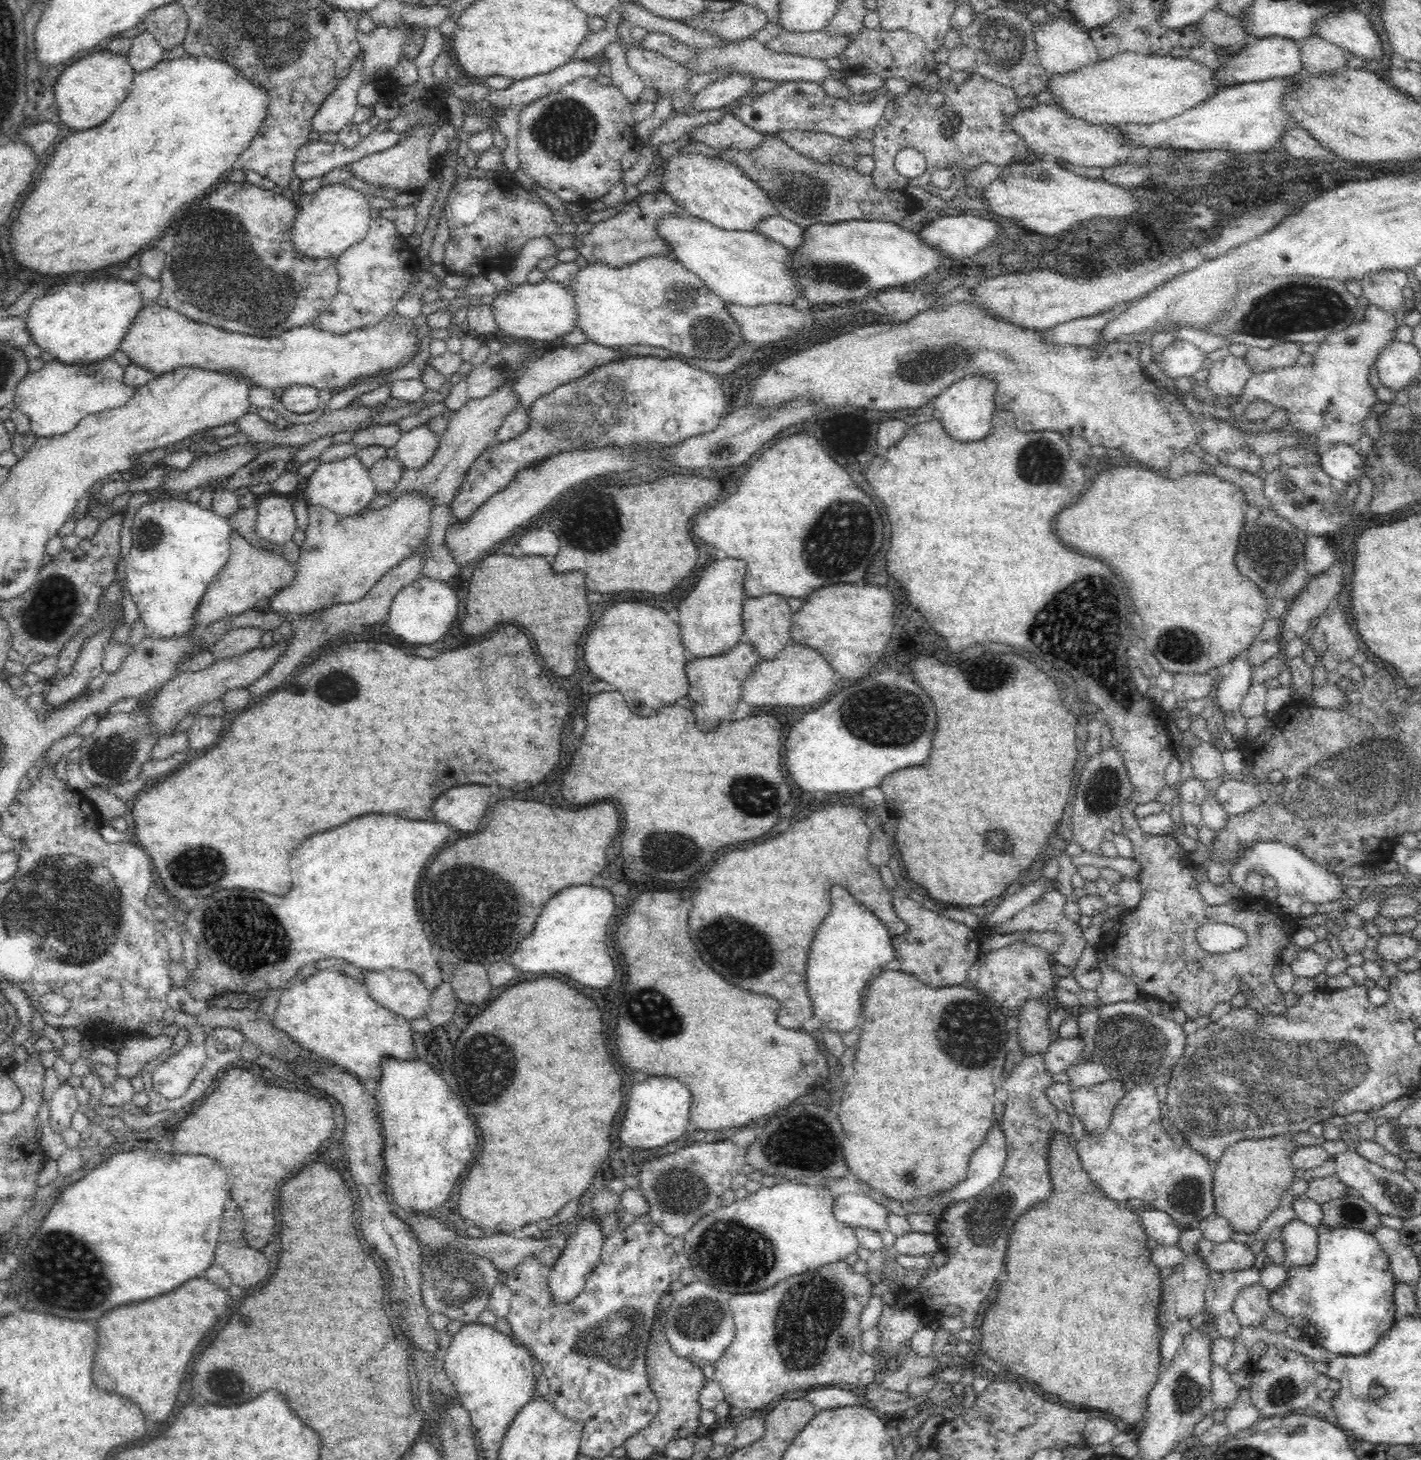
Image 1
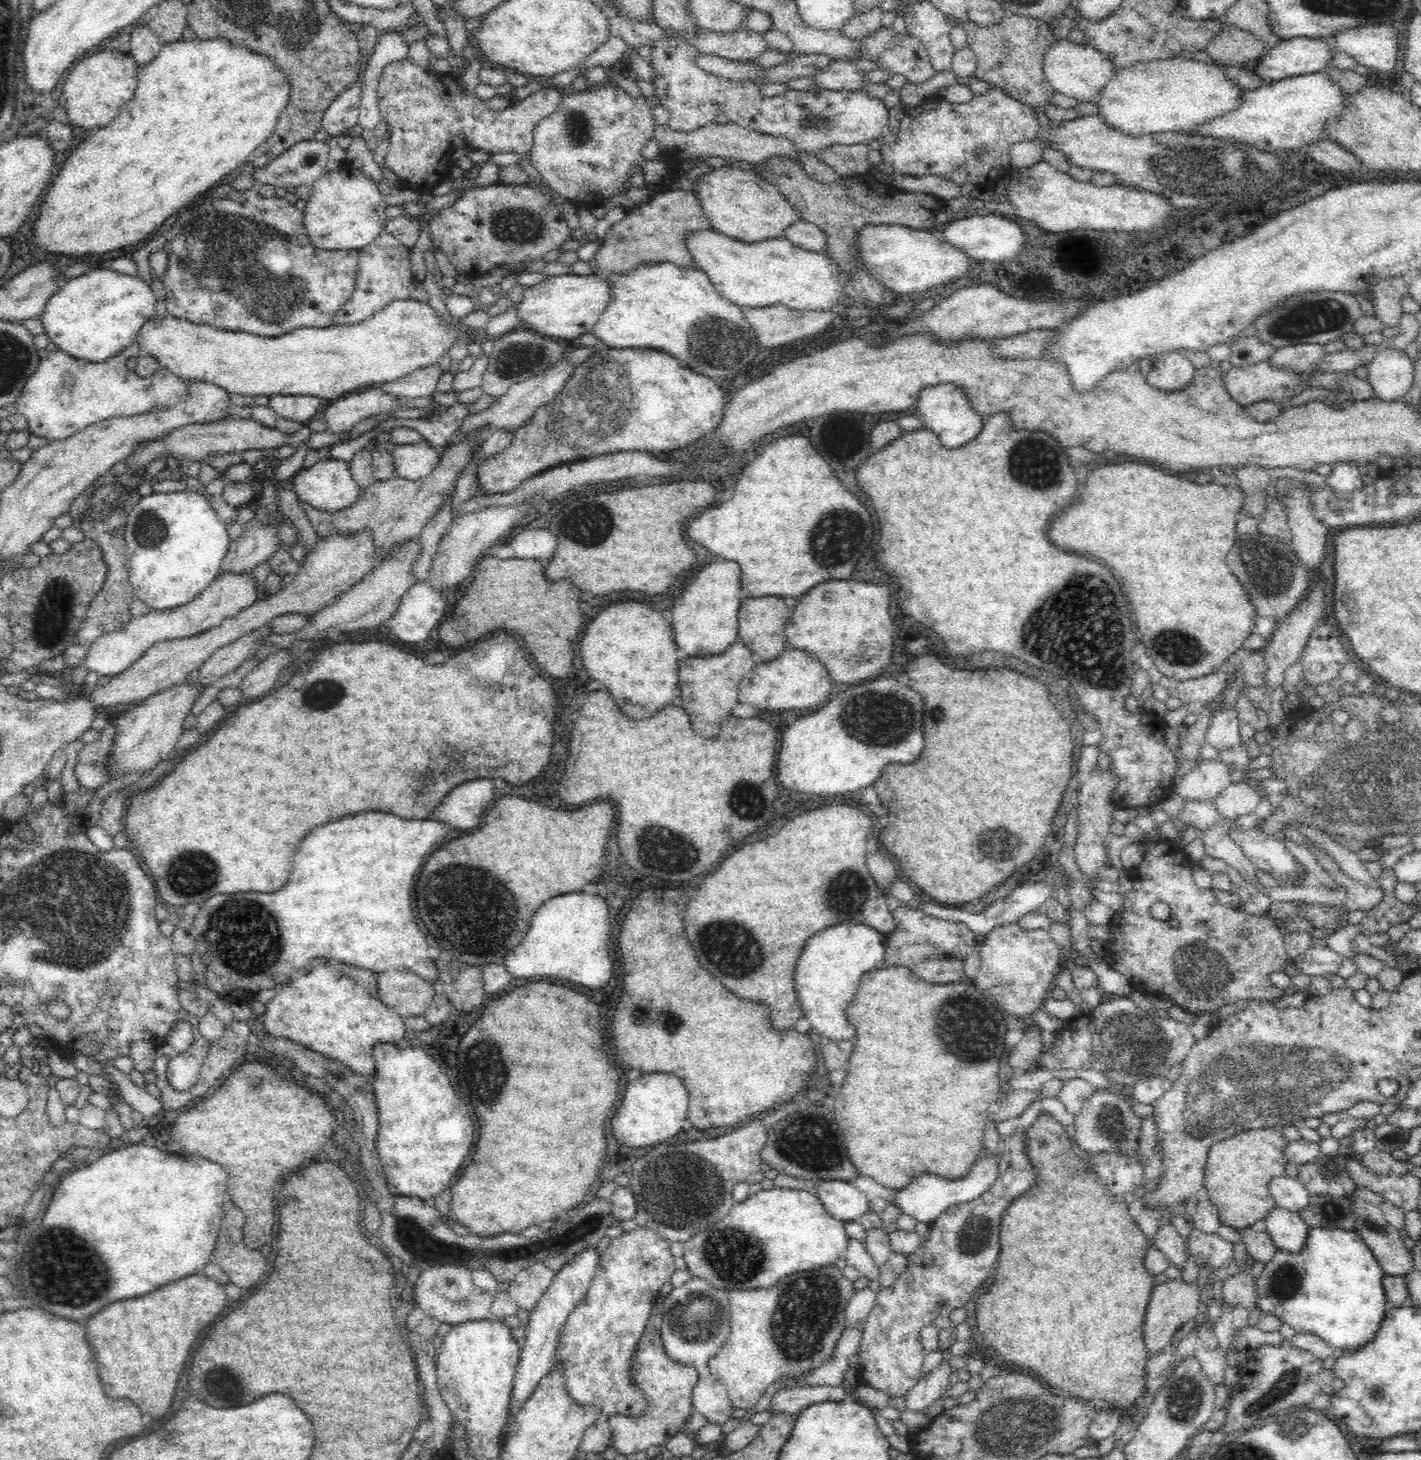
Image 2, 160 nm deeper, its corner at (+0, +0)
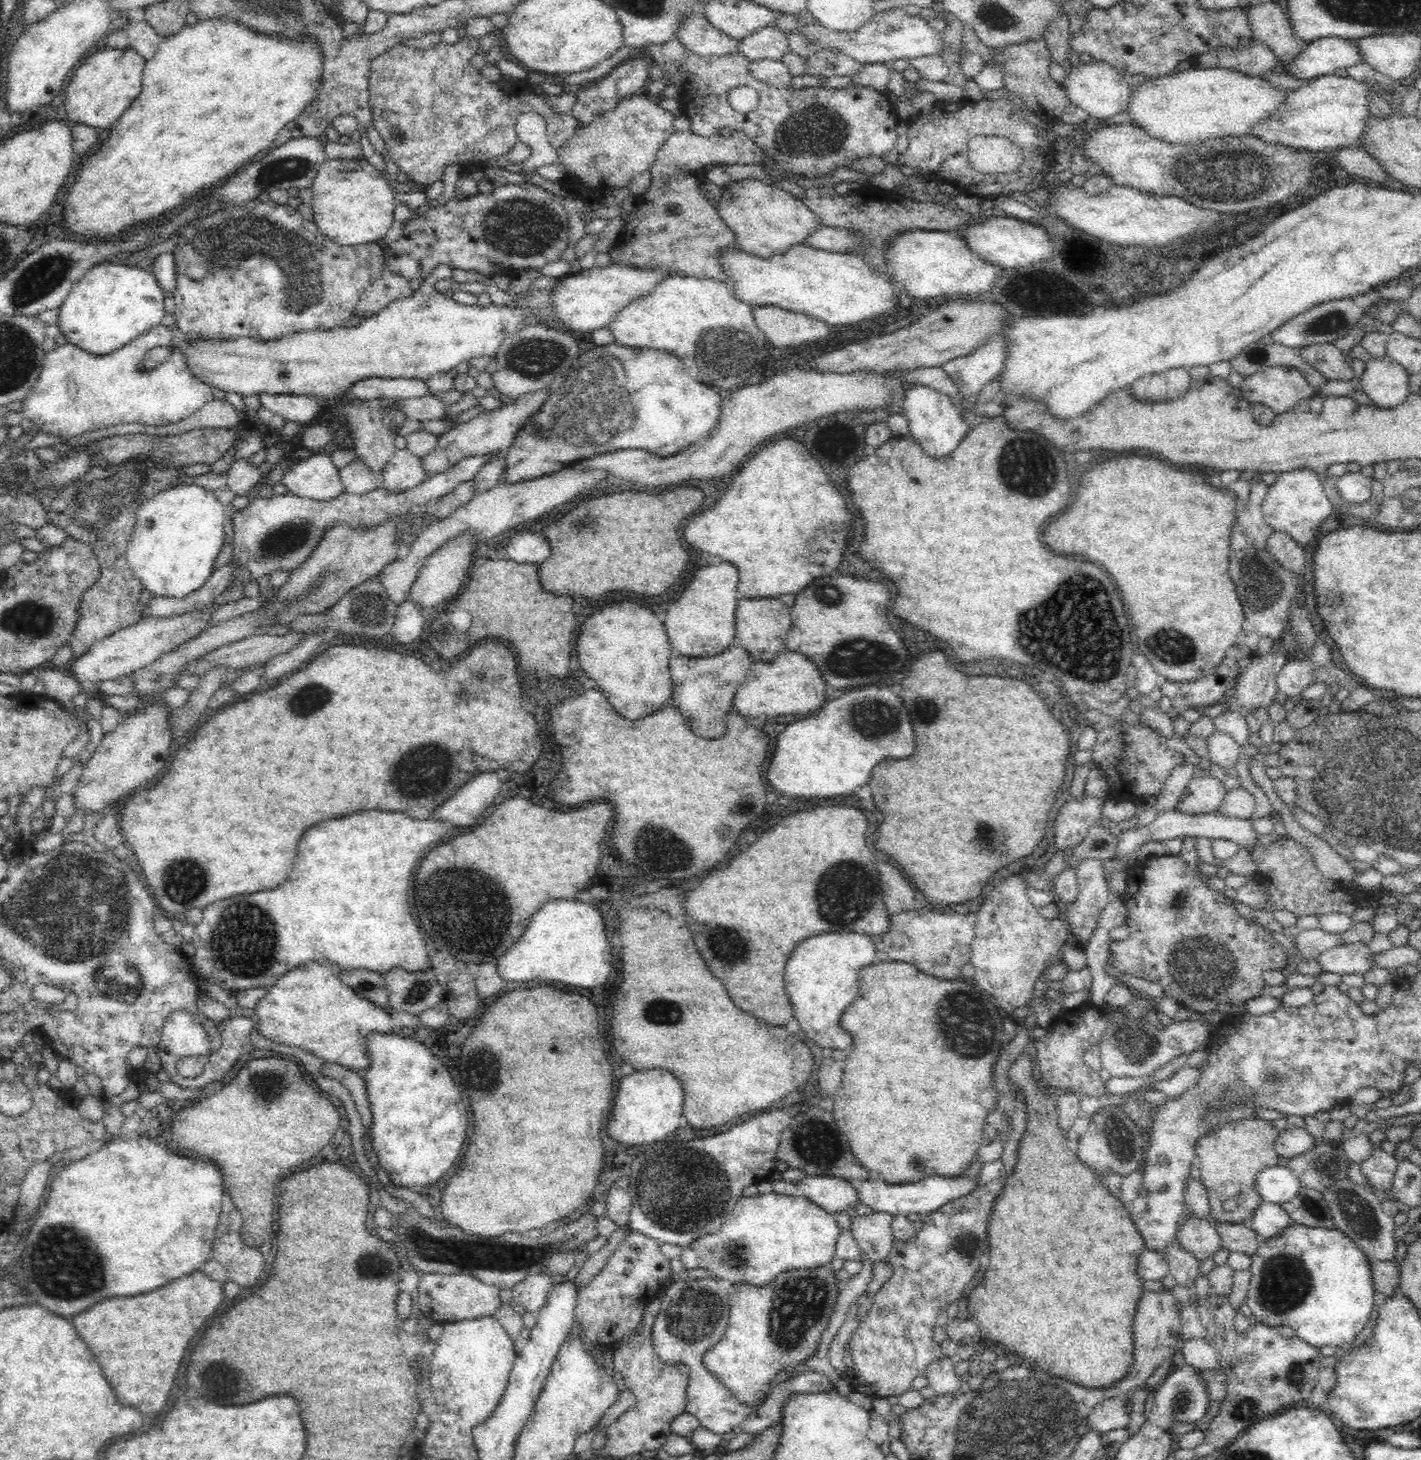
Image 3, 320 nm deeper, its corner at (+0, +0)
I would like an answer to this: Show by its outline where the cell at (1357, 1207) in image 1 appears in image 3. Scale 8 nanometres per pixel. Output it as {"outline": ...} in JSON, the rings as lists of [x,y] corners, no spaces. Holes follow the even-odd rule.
{"outline":[[[1301,1186],[1298,1195],[1282,1203],[1281,1207],[1290,1215],[1294,1223],[1314,1228],[1334,1229],[1332,1215],[1320,1191]]]}

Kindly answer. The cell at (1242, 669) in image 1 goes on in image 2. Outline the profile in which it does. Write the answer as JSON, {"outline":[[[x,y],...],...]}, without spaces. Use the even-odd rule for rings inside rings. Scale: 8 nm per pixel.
{"outline":[[[1224,708],[1206,728],[1205,742],[1211,744],[1219,752],[1236,748],[1240,741],[1238,712],[1235,708]]]}

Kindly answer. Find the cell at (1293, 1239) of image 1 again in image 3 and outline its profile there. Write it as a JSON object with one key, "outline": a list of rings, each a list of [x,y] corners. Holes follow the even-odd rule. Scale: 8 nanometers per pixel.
{"outline":[[[1264,1200],[1258,1204],[1258,1208],[1252,1212],[1252,1216],[1248,1220],[1249,1226],[1262,1238],[1272,1238],[1292,1223],[1290,1215],[1281,1205]]]}

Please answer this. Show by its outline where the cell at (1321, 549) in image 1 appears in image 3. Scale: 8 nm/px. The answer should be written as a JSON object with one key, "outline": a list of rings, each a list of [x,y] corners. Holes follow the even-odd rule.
{"outline":[[[1308,468],[1277,474],[1262,504],[1263,519],[1273,531],[1284,531],[1300,544],[1313,544],[1322,533],[1321,525],[1336,509],[1330,504],[1324,492],[1318,473]]]}

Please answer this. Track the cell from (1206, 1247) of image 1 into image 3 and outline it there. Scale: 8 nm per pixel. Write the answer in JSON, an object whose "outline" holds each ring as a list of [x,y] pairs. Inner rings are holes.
{"outline":[[[1186,1215],[1178,1226],[1175,1240],[1186,1252],[1192,1253],[1200,1262],[1220,1250],[1220,1235],[1206,1219]]]}

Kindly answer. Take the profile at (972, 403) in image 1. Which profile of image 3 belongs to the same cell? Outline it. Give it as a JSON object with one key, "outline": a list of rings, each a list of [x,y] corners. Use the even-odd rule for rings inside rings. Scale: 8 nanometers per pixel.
{"outline":[[[916,385],[906,390],[901,407],[909,425],[907,436],[912,437],[930,459],[942,458],[956,450],[960,440],[972,428],[965,422],[948,395],[926,386]]]}

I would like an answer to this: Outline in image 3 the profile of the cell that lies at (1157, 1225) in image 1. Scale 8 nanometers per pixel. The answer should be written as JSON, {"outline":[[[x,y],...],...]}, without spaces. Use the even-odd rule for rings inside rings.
{"outline":[[[1176,1240],[1164,1255],[1169,1264],[1169,1273],[1175,1278],[1176,1284],[1182,1287],[1194,1286],[1199,1275],[1200,1261],[1192,1253],[1182,1249]]]}

